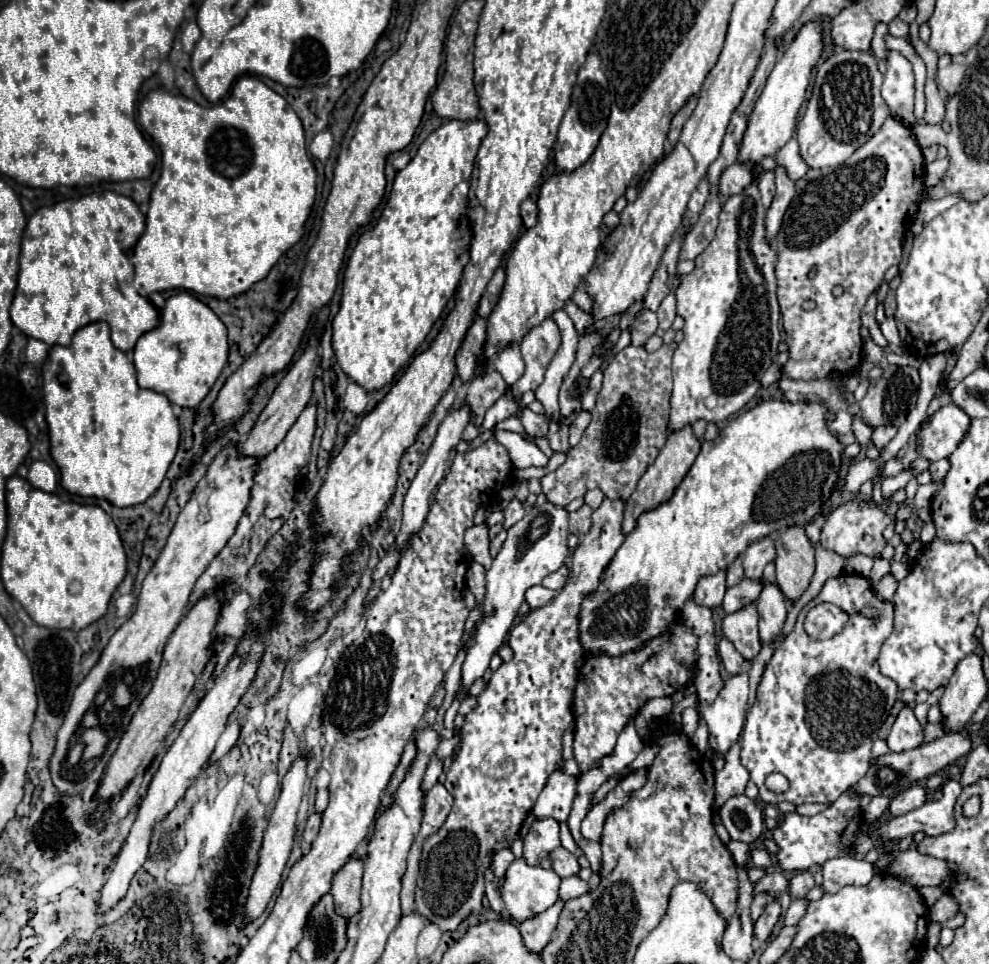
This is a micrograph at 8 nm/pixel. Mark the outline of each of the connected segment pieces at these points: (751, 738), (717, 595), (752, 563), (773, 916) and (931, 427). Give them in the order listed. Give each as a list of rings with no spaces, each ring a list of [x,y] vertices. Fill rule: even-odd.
[[[840,575],[836,579],[828,579],[822,587],[820,595],[810,601],[798,615],[796,627],[774,651],[774,657],[764,669],[762,681],[758,685],[756,703],[750,707],[746,717],[746,727],[740,737],[742,753],[740,759],[744,767],[750,771],[750,779],[760,789],[760,799],[764,803],[778,805],[782,801],[790,801],[794,805],[802,803],[834,803],[844,791],[852,789],[868,771],[872,759],[872,743],[878,737],[878,731],[886,719],[886,709],[894,705],[898,697],[898,687],[892,679],[880,675],[878,671],[878,653],[882,643],[892,633],[892,603],[882,603],[876,599],[872,585],[862,575]],[[820,603],[832,603],[848,613],[846,627],[826,641],[814,641],[804,631],[804,617],[808,611]],[[864,607],[880,609],[880,617],[872,619],[862,615]],[[780,771],[790,781],[790,791],[772,793],[764,787],[766,775]]]
[[[718,571],[716,575],[708,575],[700,579],[692,599],[706,607],[718,607],[722,605],[724,593],[726,593],[726,571]]]
[[[764,537],[760,541],[750,543],[748,549],[744,551],[746,577],[760,581],[762,579],[762,569],[770,561],[776,561],[776,541],[774,541],[774,537]]]
[[[774,901],[774,903],[770,903],[770,905],[766,907],[764,915],[754,923],[754,935],[756,935],[758,941],[766,941],[766,939],[770,937],[774,925],[776,925],[776,921],[778,921],[778,917],[780,917],[780,903]]]
[[[956,405],[942,407],[920,431],[920,453],[922,457],[936,461],[952,455],[960,445],[960,439],[968,435],[970,417]]]

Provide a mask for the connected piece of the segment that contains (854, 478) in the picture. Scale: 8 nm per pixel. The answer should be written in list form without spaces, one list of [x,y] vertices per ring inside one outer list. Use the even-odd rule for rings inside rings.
[[[868,457],[862,459],[860,463],[854,463],[854,465],[850,467],[848,477],[846,477],[844,491],[848,491],[848,493],[858,493],[858,489],[860,489],[866,481],[870,481],[870,479],[874,477],[876,469],[878,469],[878,463],[870,461]]]

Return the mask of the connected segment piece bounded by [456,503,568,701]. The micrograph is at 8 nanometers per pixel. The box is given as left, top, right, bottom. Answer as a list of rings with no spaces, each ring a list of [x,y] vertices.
[[[544,503],[542,507],[532,507],[522,521],[518,521],[514,527],[508,529],[508,537],[494,559],[492,567],[486,571],[486,597],[482,603],[482,621],[476,627],[474,645],[468,649],[466,661],[462,665],[462,679],[460,687],[456,691],[456,697],[464,701],[468,697],[468,691],[476,679],[480,679],[488,665],[492,655],[498,651],[498,647],[504,643],[520,605],[526,601],[524,595],[528,587],[540,585],[544,577],[548,577],[552,571],[560,569],[564,565],[564,559],[568,555],[568,513],[566,509],[554,507],[550,503]]]

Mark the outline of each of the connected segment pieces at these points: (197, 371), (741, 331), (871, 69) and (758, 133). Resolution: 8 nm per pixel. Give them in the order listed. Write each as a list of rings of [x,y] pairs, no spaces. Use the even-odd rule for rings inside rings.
[[[182,291],[170,297],[162,309],[162,321],[156,329],[144,333],[134,347],[134,365],[138,385],[164,393],[170,403],[184,409],[194,409],[210,393],[228,361],[228,337],[224,323],[216,313],[198,301],[194,295]]]
[[[756,181],[746,187],[740,195],[728,197],[720,211],[720,223],[716,237],[706,247],[704,253],[696,257],[696,267],[692,273],[682,277],[680,287],[676,289],[676,311],[686,321],[684,341],[674,351],[672,377],[674,389],[670,399],[670,419],[668,435],[684,427],[694,425],[704,419],[706,423],[720,425],[730,415],[738,413],[760,389],[762,373],[776,361],[778,343],[780,343],[780,307],[776,299],[776,251],[770,247],[764,231],[764,215],[760,193]]]
[[[838,51],[818,65],[812,97],[796,133],[808,167],[836,167],[844,163],[882,127],[890,115],[888,105],[880,97],[882,79],[874,55],[864,51]]]
[[[806,23],[798,31],[796,39],[788,45],[786,53],[778,59],[772,73],[768,75],[766,87],[764,87],[762,95],[758,97],[754,111],[748,119],[748,127],[746,127],[742,145],[740,145],[738,163],[744,163],[744,165],[746,163],[760,163],[764,157],[774,157],[786,145],[786,141],[792,139],[794,129],[796,129],[796,117],[798,117],[800,105],[804,103],[806,87],[810,83],[810,75],[812,75],[812,69],[814,69],[820,53],[822,53],[820,25]]]

